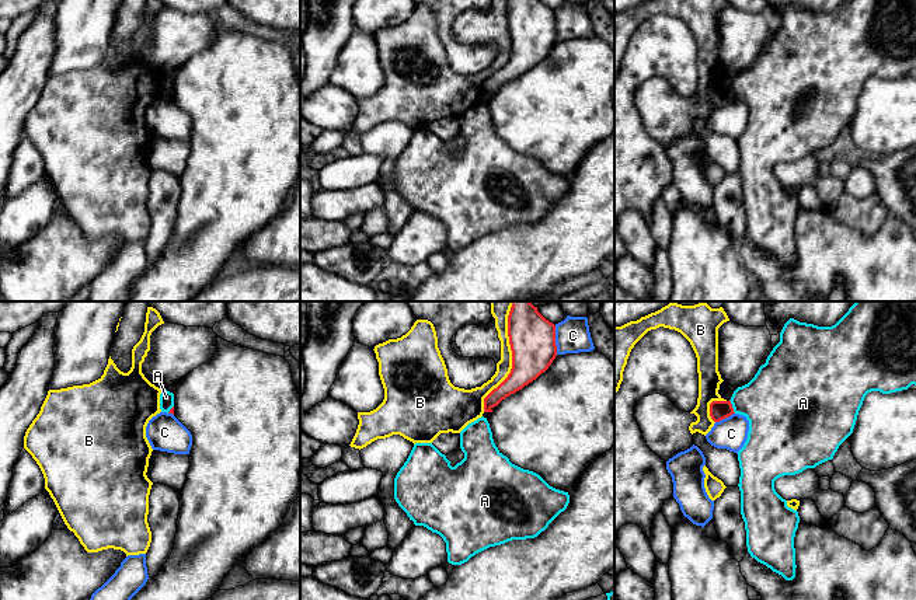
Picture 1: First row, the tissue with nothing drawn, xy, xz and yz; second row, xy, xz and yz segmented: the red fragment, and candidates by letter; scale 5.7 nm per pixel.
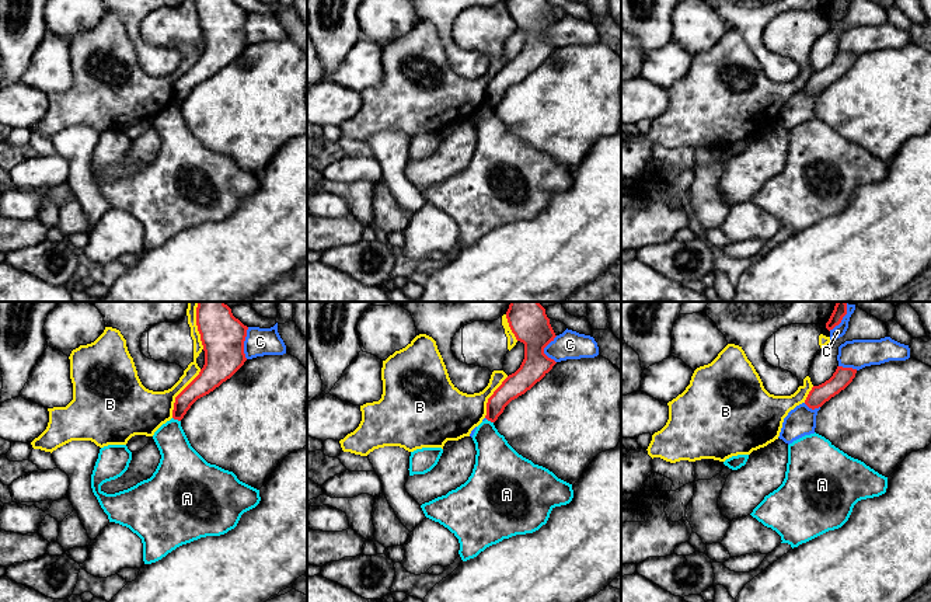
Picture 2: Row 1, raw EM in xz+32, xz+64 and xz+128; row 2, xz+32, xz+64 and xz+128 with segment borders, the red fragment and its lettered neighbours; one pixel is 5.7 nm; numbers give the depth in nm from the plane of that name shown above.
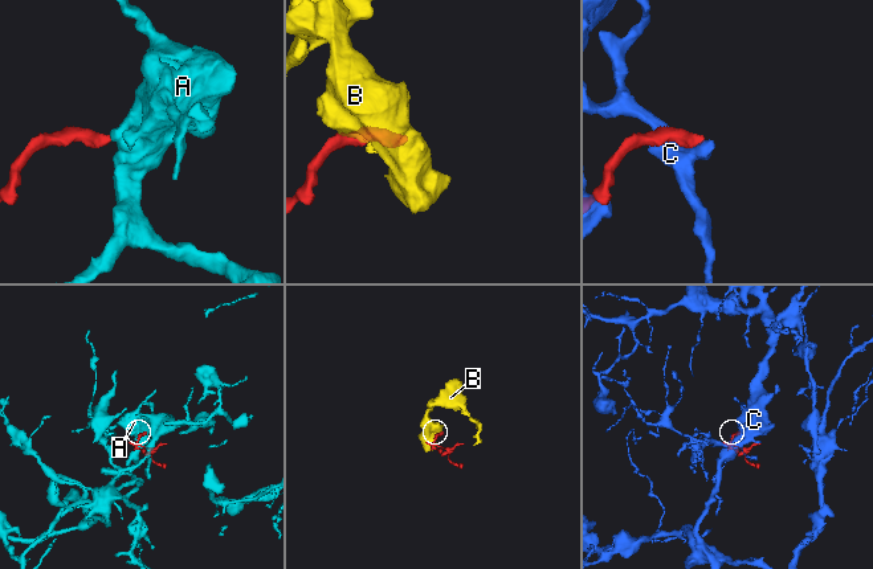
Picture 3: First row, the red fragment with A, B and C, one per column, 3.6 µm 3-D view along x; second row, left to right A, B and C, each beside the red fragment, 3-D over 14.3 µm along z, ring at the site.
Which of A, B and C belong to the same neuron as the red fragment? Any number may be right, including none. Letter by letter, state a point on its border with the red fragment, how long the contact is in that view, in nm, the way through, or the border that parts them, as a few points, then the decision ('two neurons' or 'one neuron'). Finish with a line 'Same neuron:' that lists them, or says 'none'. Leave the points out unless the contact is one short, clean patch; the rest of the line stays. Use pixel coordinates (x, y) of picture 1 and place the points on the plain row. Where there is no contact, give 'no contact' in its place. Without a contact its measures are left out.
A: meets red in yz at (731, 93); contact 90 nm long; border along yz (730, 86), (735, 98); two neurons
B: meets red in xz at (512, 49); contact 600 nm long; two neurons
C: meets red in xz at (554, 25); contact 170 nm long; two neurons
Same neuron: none

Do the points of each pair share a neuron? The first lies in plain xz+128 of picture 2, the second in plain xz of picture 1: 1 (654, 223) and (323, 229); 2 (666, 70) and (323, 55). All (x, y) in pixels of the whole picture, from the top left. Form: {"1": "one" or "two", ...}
{"1": "one", "2": "two"}

